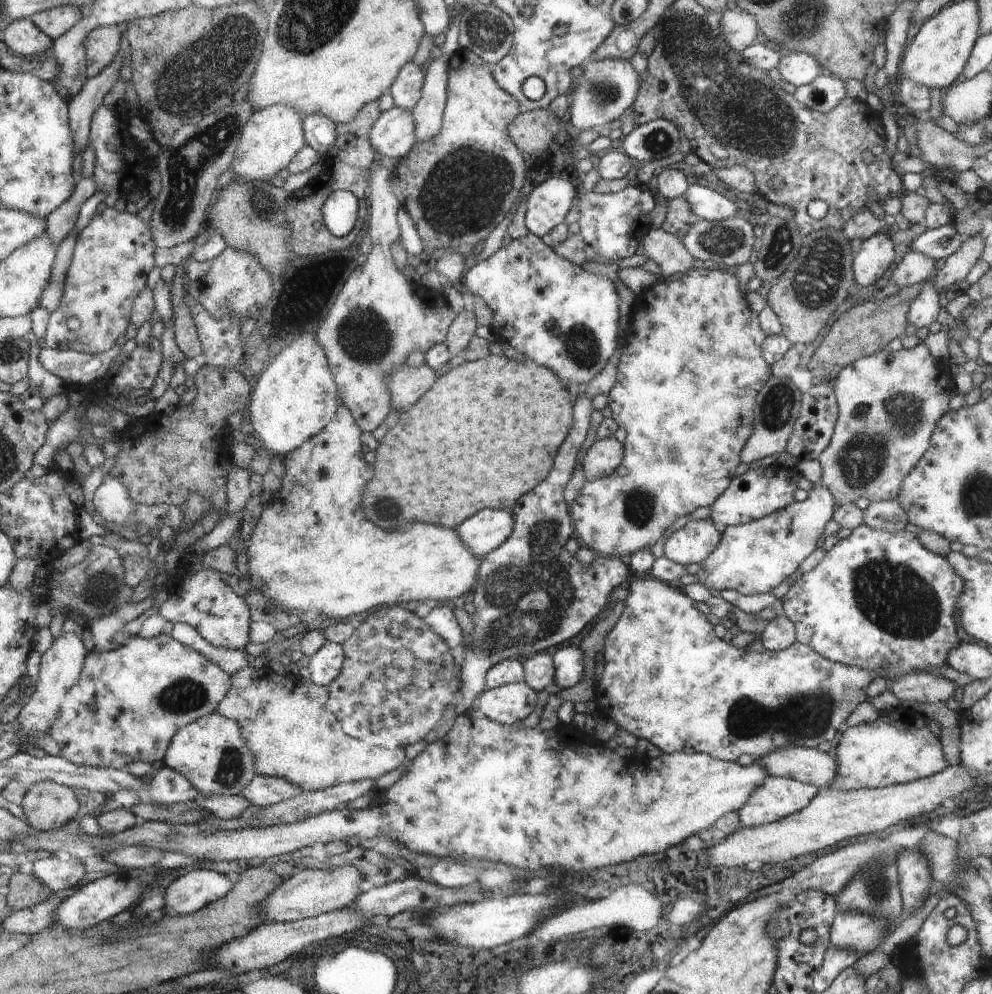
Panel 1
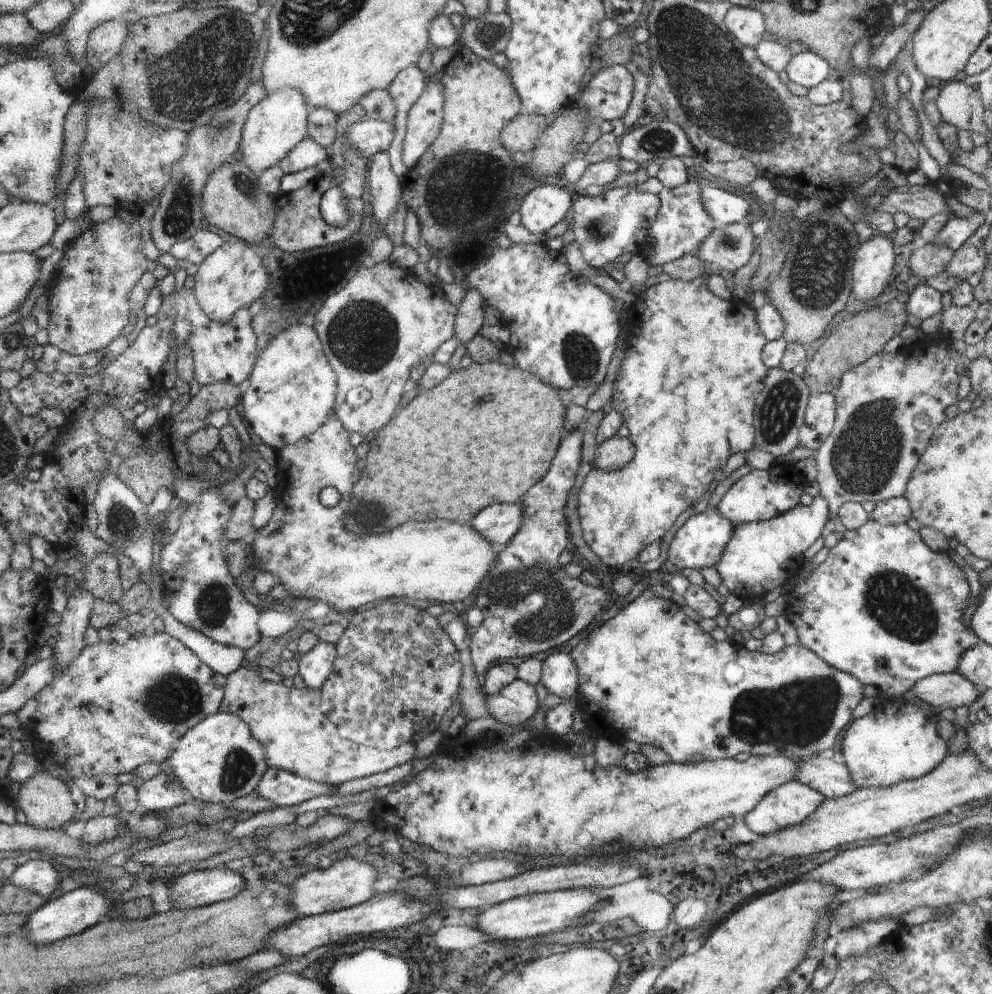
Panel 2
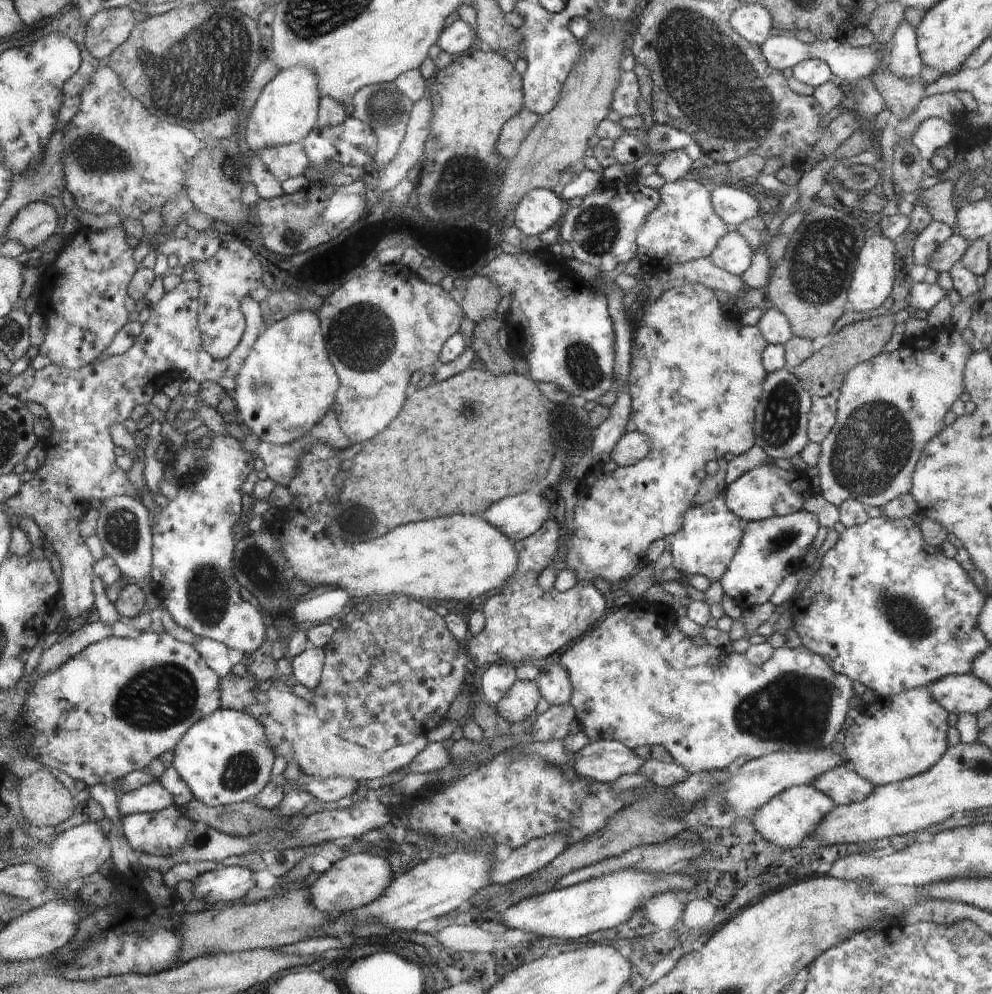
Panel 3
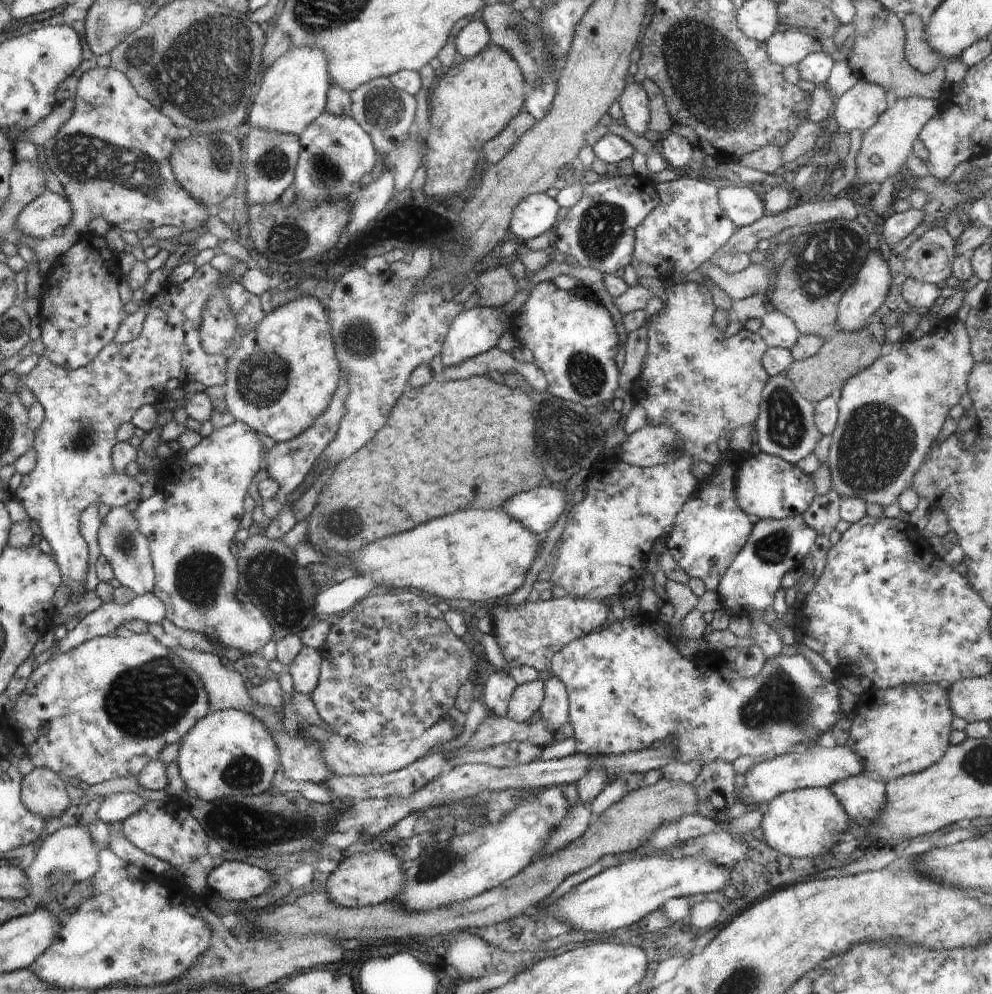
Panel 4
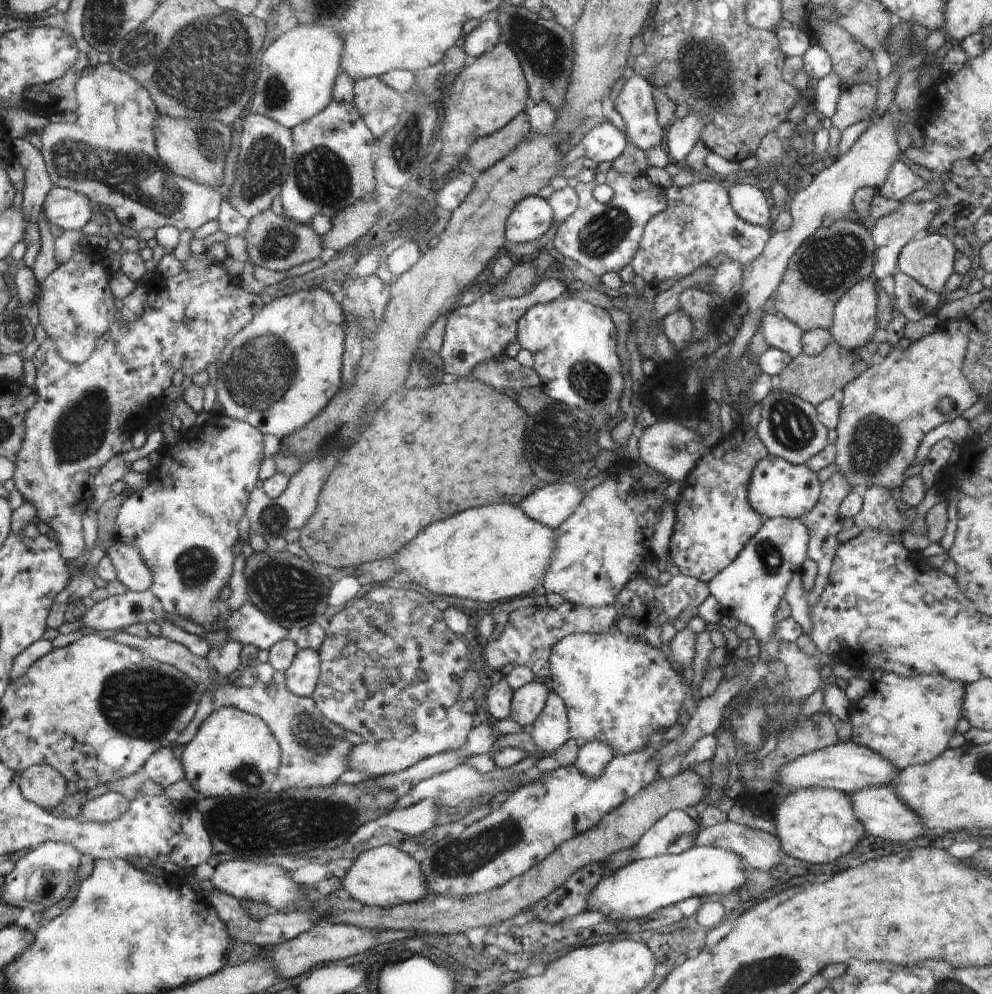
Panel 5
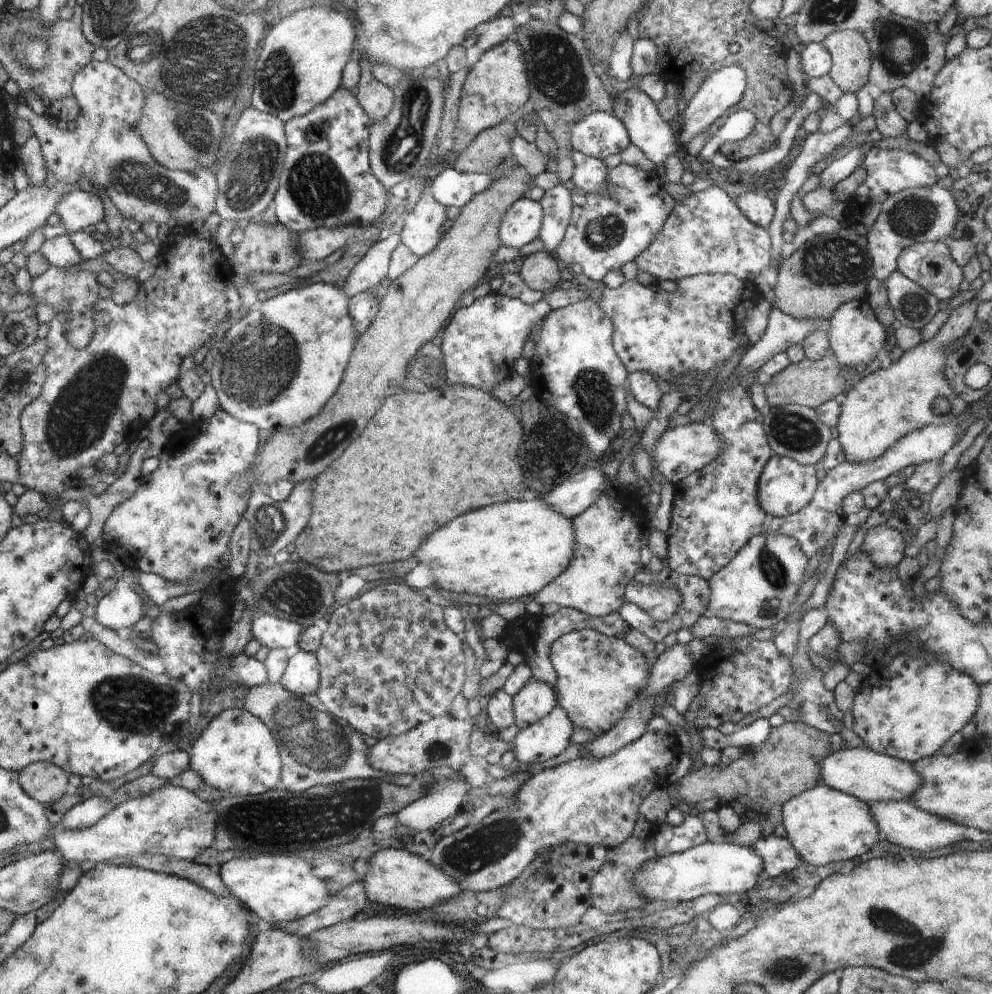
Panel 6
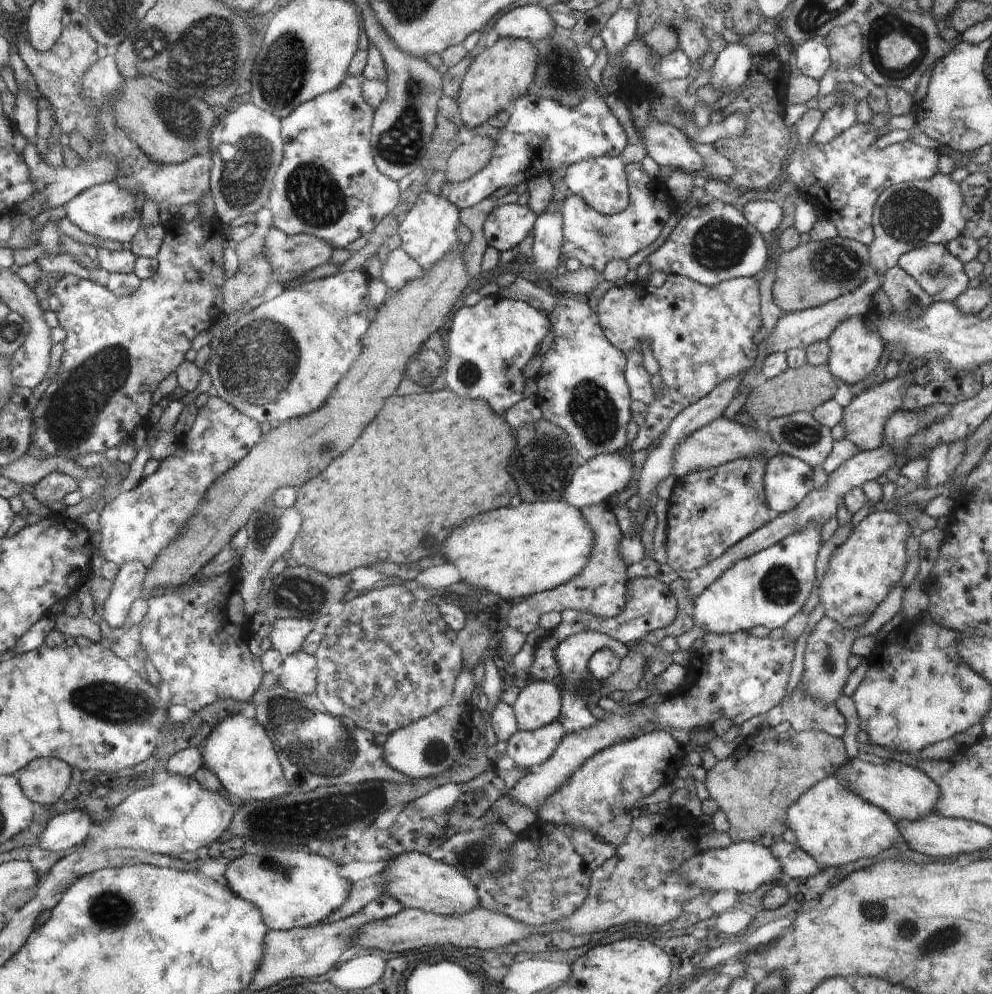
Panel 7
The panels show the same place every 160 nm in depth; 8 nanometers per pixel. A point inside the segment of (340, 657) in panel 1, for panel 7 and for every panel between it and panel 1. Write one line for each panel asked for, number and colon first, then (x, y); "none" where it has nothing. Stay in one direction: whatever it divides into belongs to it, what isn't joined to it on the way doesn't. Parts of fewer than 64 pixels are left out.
2: (314, 666)
3: (307, 668)
4: (305, 669)
5: (302, 677)
6: (301, 676)
7: (299, 671)

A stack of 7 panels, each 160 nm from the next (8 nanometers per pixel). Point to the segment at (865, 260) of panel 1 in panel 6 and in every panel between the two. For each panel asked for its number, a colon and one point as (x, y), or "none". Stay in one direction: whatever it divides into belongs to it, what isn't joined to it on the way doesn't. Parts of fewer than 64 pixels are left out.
2: (874, 260)
3: (872, 281)
4: (860, 304)
5: (855, 315)
6: (855, 335)

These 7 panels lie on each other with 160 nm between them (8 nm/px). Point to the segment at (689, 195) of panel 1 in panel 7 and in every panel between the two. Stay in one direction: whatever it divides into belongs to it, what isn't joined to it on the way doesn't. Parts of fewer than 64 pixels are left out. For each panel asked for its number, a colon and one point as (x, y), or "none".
2: (725, 208)
3: (733, 205)
4: (744, 206)
5: (749, 202)
6: (757, 206)
7: (766, 215)

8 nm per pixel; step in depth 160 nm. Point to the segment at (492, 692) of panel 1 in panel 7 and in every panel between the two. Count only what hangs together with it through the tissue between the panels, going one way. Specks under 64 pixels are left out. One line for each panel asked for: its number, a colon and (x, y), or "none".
2: (515, 704)
3: (521, 700)
4: (528, 697)
5: (529, 700)
6: (535, 700)
7: (538, 703)

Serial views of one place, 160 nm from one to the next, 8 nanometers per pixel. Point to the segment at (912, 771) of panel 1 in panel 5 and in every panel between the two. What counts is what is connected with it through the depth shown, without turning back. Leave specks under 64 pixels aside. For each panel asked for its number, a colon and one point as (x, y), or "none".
2: (880, 749)
3: (894, 738)
4: (899, 731)
5: (907, 720)

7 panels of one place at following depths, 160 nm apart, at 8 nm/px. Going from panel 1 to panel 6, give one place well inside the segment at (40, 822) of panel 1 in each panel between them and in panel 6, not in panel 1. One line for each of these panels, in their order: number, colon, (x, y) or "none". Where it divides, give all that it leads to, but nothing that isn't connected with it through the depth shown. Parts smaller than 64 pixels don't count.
2: (45, 801)
3: (45, 802)
4: (43, 792)
5: (41, 784)
6: (44, 781)

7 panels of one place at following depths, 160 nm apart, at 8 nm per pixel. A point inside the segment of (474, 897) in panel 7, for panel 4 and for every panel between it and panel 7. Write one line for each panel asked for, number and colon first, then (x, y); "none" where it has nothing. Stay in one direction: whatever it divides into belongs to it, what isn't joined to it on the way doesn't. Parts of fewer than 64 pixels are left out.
4: (374, 877)
5: (383, 876)
6: (396, 878)

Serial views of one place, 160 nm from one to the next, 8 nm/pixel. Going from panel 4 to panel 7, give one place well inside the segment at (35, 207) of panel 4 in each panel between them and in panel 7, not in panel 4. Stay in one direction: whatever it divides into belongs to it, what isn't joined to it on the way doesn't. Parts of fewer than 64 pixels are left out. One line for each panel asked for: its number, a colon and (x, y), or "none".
5: (70, 210)
6: (78, 210)
7: (106, 210)

